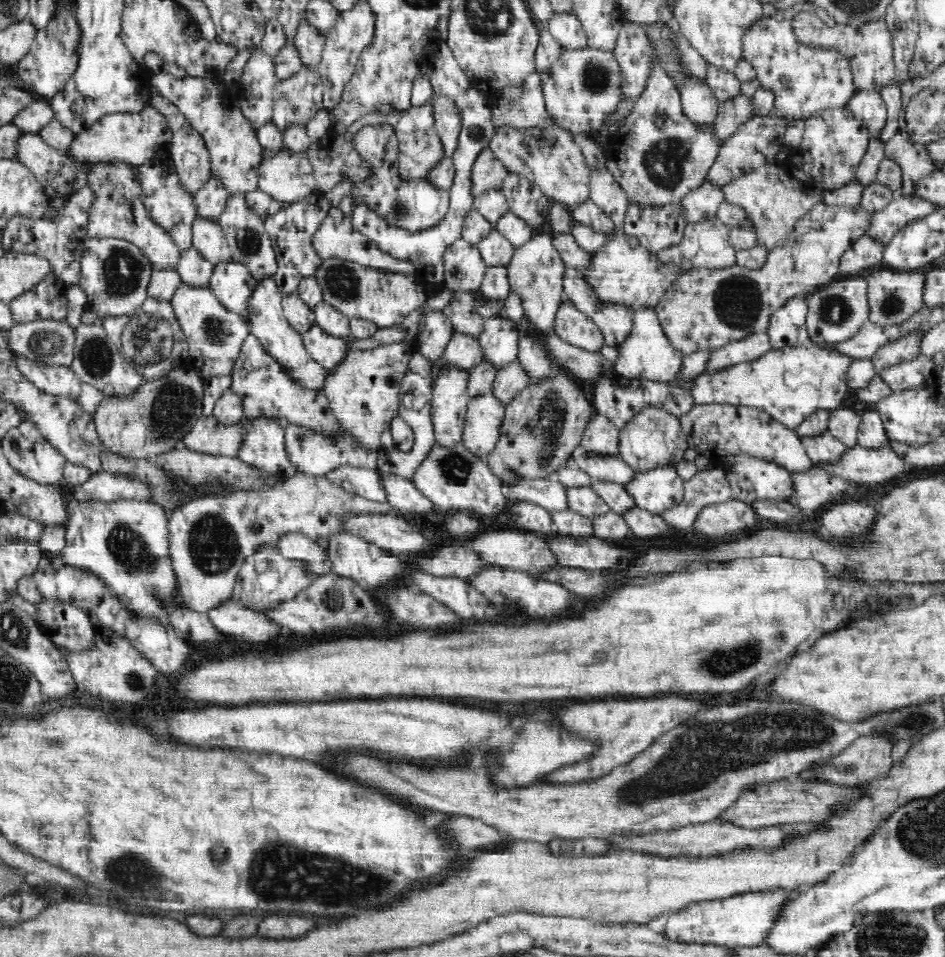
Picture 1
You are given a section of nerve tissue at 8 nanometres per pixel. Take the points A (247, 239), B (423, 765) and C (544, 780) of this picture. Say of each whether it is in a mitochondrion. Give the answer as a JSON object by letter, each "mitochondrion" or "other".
{"A":"mitochondrion","B":"other","C":"other"}

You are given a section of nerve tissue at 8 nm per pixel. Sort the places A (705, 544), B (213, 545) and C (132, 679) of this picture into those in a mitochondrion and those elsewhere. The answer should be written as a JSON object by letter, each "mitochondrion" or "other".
{"A":"other","B":"mitochondrion","C":"mitochondrion"}

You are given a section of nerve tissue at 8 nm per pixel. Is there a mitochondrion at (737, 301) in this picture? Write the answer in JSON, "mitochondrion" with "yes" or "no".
{"mitochondrion":"yes"}

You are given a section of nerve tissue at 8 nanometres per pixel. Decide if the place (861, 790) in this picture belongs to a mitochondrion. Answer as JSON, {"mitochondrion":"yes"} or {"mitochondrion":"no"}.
{"mitochondrion":"no"}

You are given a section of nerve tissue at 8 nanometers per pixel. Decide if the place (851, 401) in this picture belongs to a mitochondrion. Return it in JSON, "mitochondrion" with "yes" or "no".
{"mitochondrion":"no"}

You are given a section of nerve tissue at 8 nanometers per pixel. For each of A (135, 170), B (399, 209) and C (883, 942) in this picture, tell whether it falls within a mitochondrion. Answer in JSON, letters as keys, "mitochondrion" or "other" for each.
{"A":"other","B":"mitochondrion","C":"mitochondrion"}

